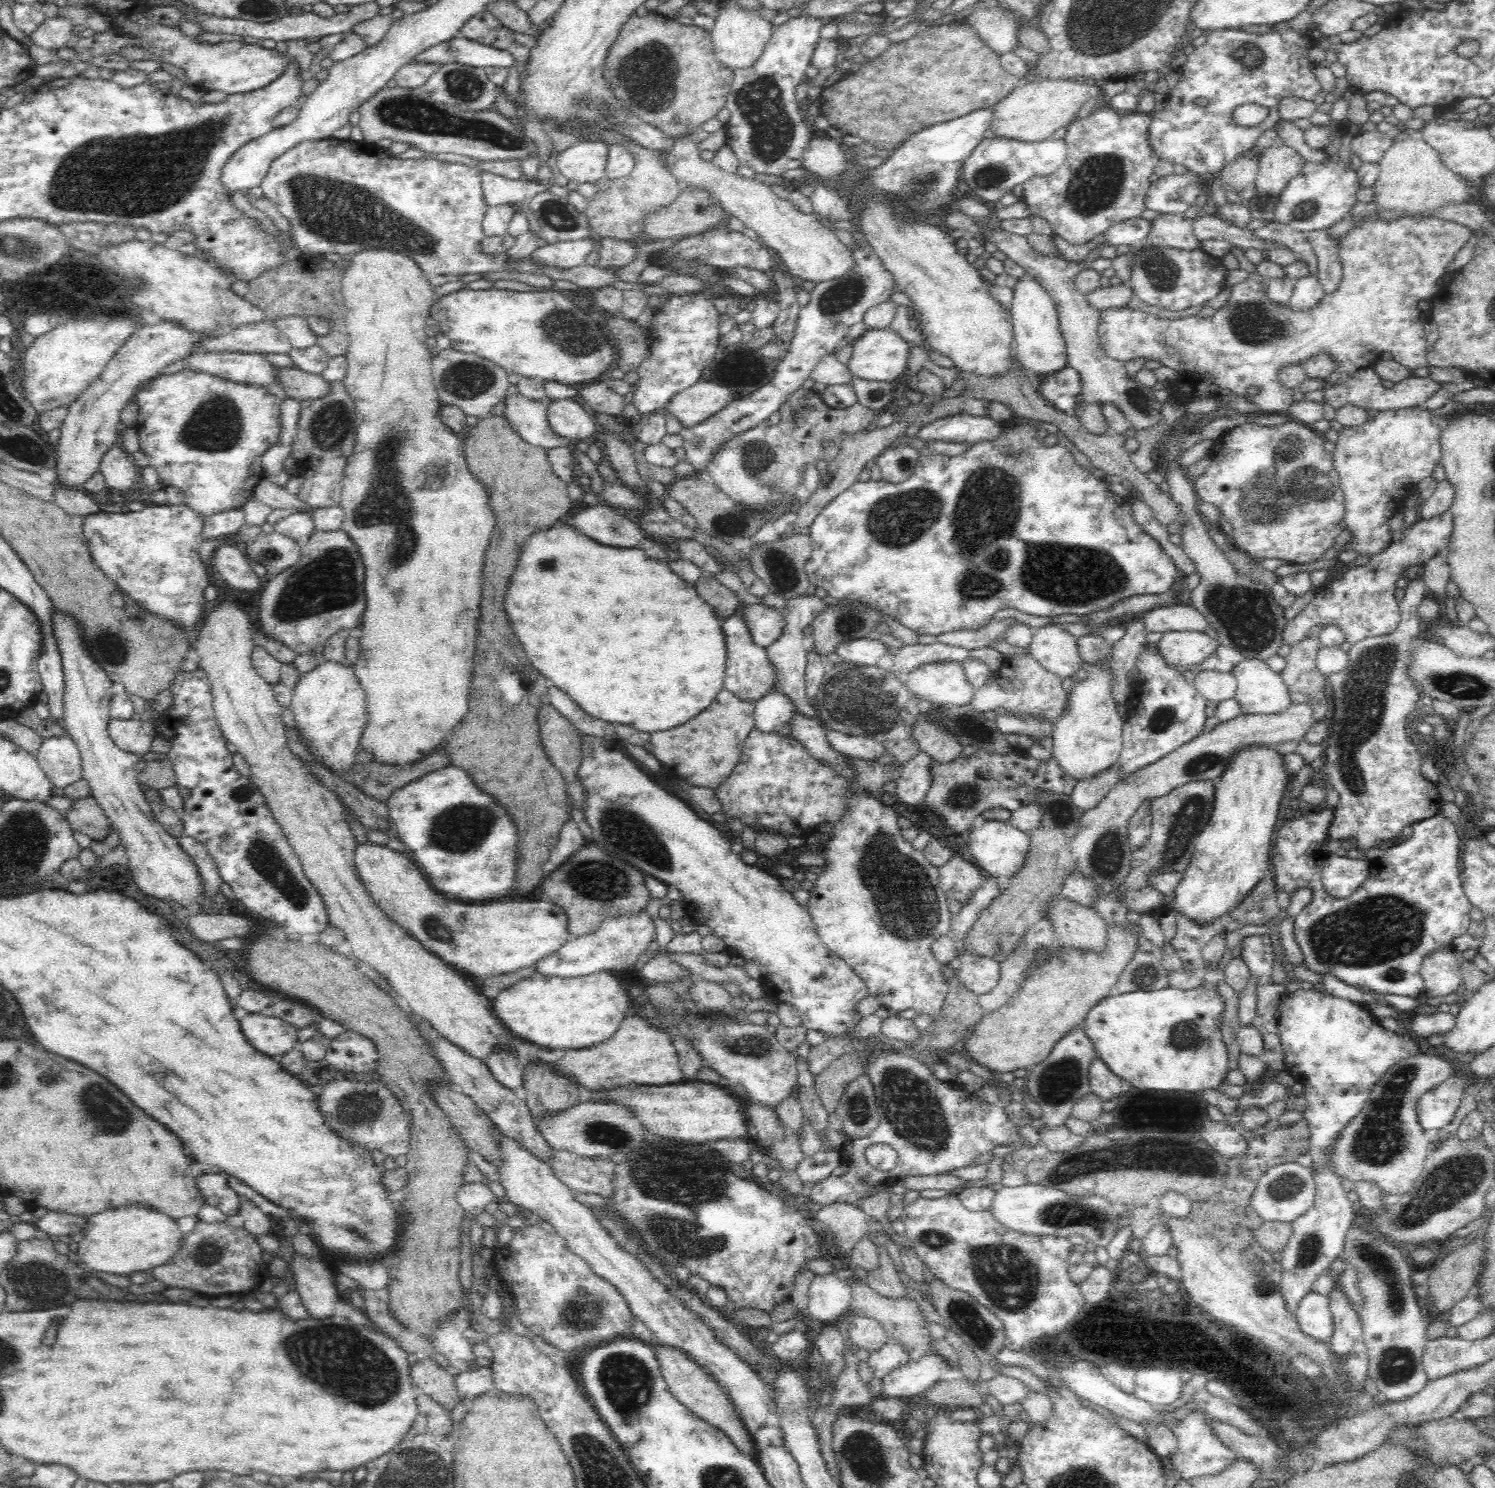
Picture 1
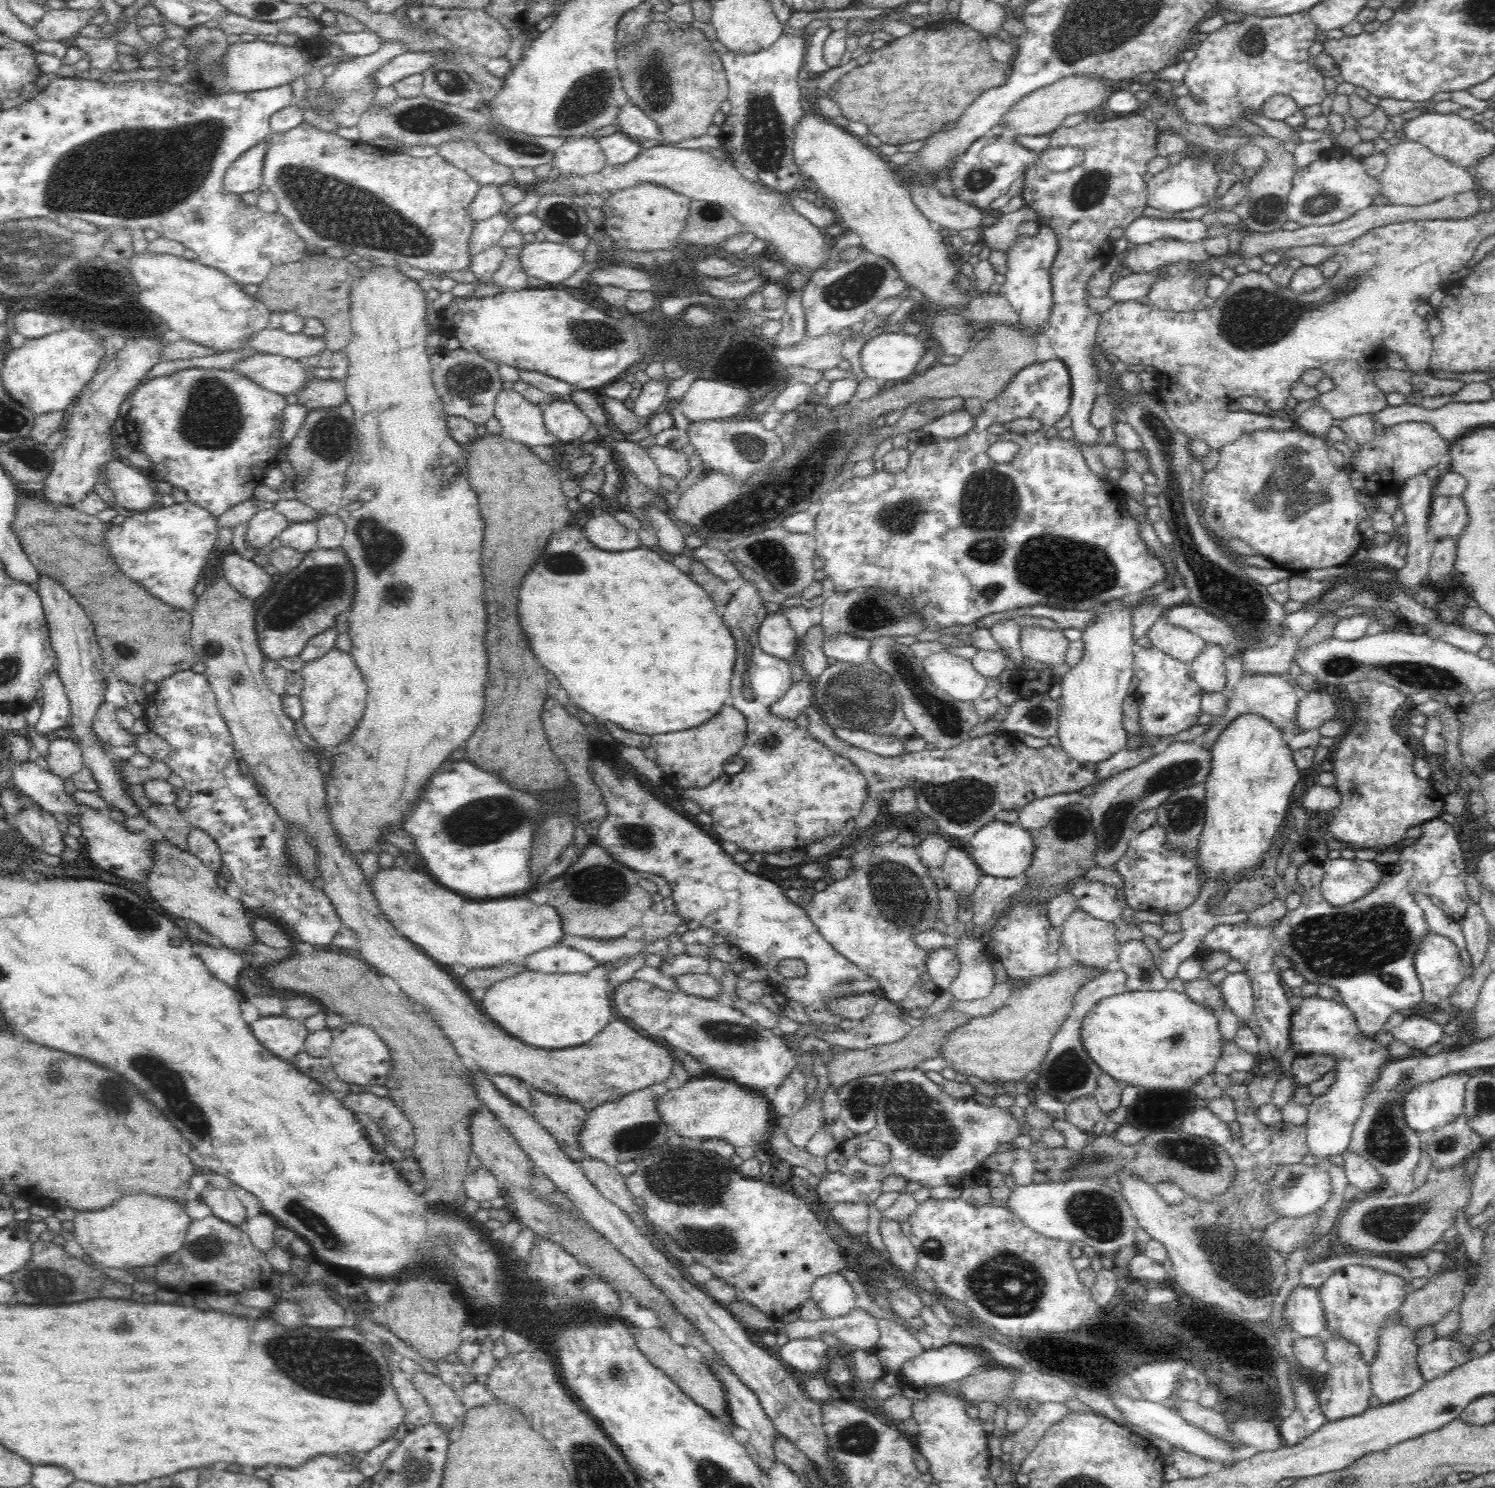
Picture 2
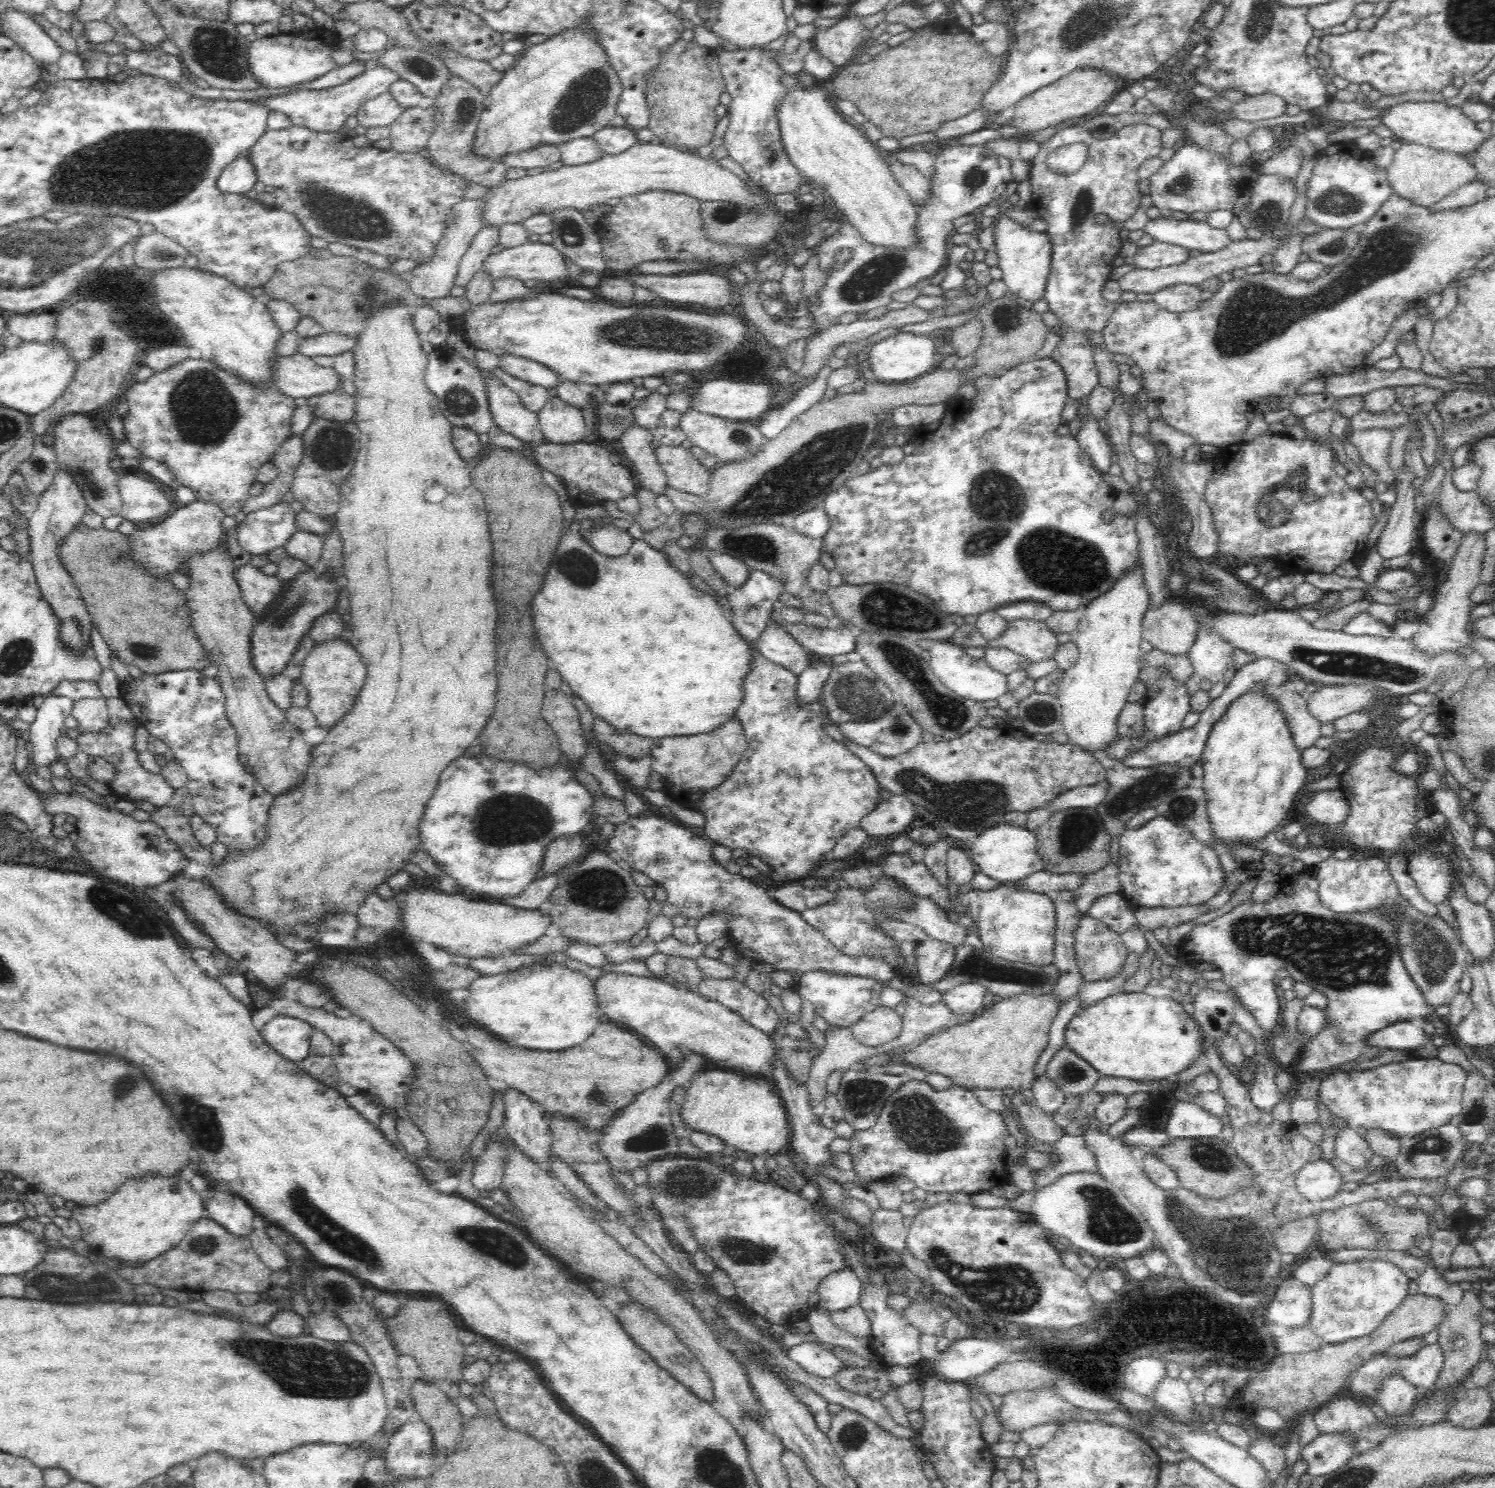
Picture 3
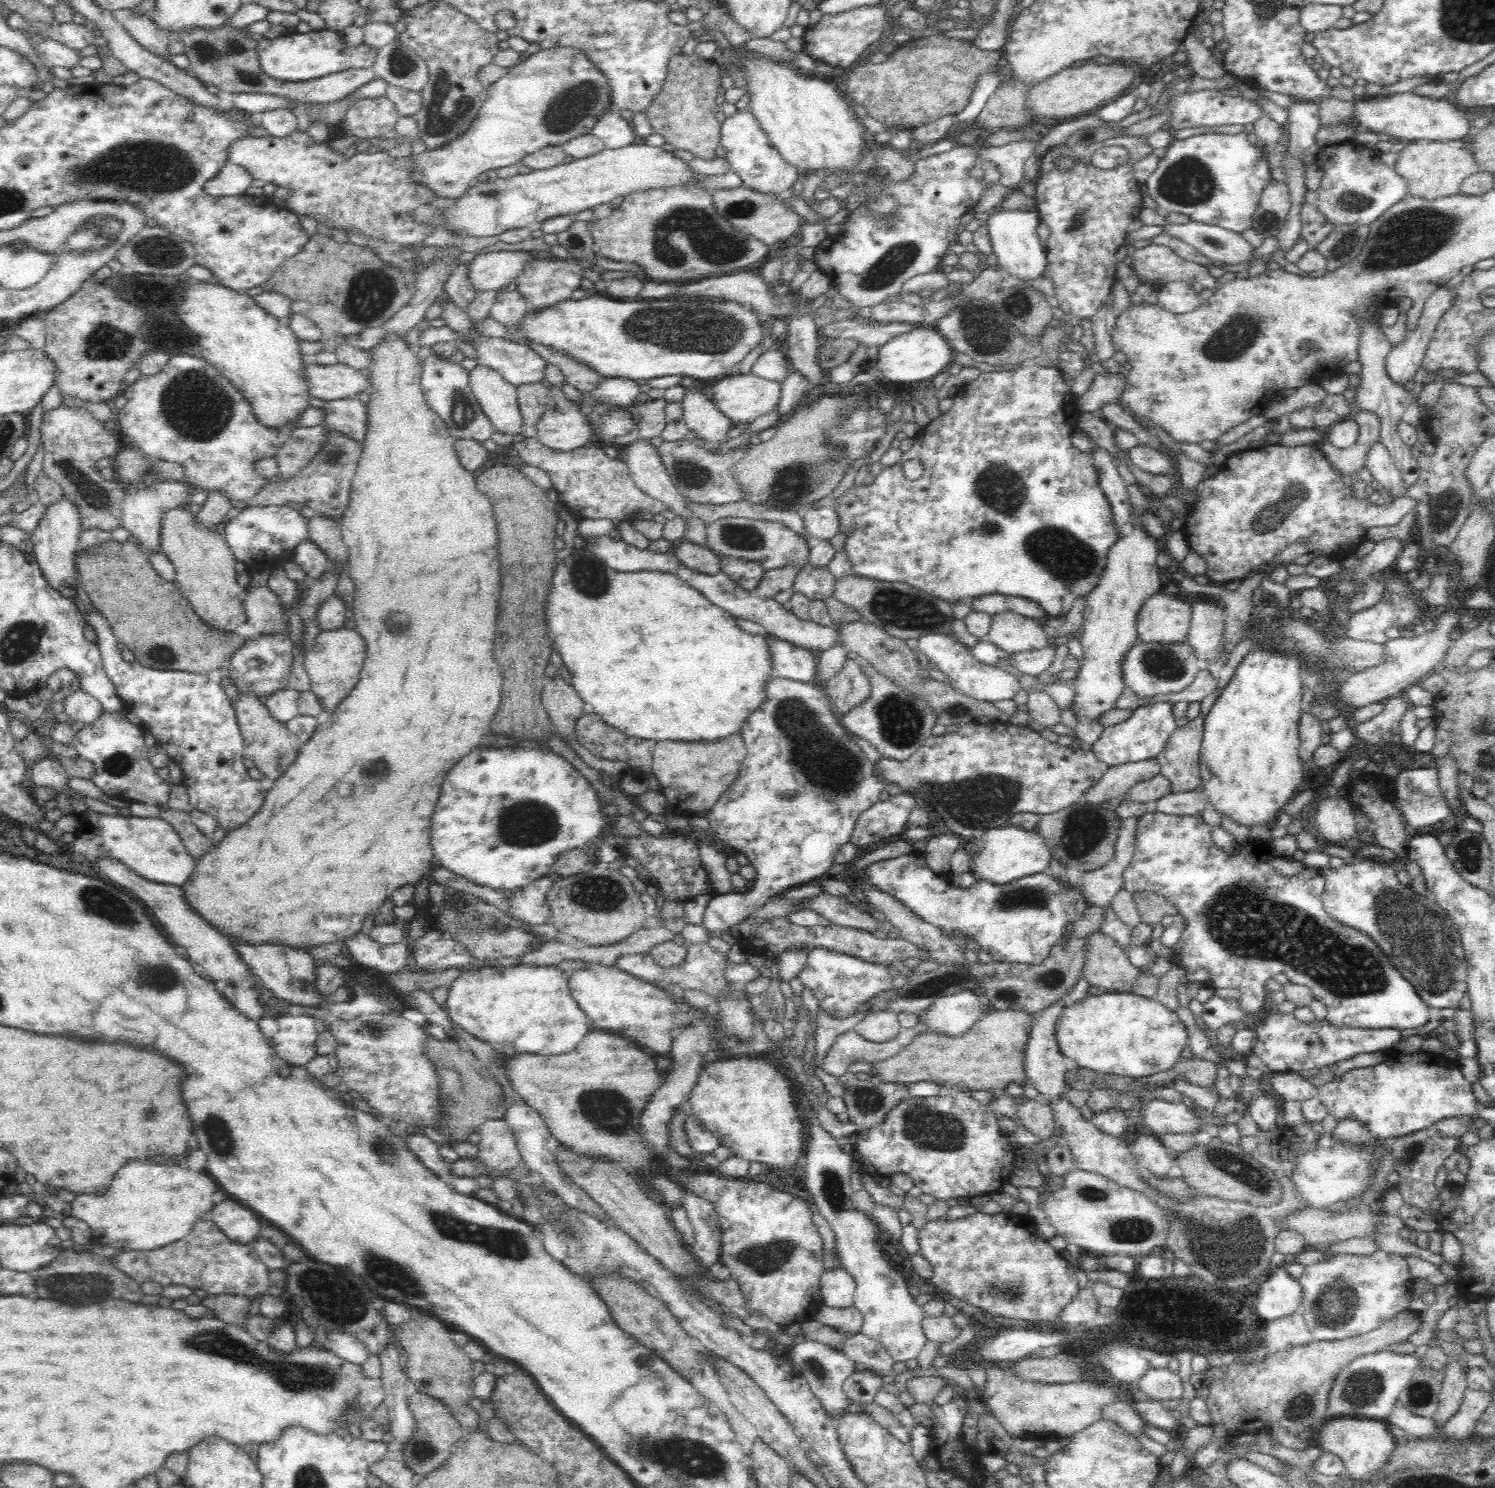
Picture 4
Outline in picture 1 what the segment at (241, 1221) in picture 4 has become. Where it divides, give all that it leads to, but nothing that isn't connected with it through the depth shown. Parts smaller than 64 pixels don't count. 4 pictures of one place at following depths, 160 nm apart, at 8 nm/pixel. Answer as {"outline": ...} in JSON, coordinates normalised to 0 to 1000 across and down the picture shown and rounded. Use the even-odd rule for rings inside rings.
{"outline":[[[142,786],[132,789],[130,791],[130,796],[137,806],[137,809],[147,812],[152,818],[158,820],[161,804],[154,798],[152,792],[151,789]]]}

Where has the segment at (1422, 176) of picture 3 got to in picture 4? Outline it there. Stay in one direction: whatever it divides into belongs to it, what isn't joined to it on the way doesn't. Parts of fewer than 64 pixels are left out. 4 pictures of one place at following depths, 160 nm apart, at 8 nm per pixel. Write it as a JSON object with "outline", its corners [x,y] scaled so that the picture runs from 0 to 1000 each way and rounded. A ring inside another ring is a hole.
{"outline":[[[948,95],[940,95],[940,98],[935,103],[932,114],[940,122],[940,130],[954,135],[975,130],[978,122],[989,115],[981,97]]]}

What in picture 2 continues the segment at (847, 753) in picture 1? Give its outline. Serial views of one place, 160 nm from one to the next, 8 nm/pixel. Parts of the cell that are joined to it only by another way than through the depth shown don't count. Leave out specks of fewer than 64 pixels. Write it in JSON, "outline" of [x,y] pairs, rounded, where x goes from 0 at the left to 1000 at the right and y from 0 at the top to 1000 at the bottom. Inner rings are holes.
{"outline":[[[559,490],[559,495],[569,501],[589,507],[589,509],[601,508],[603,505],[603,498],[594,494],[585,494],[579,491]]]}

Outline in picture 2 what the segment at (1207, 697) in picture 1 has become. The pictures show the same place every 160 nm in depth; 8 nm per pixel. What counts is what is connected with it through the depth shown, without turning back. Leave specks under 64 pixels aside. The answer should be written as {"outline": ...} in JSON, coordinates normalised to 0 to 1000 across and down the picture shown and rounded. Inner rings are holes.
{"outline":[[[807,433],[795,449],[798,450],[798,456],[805,466],[819,466],[821,453],[819,449],[819,437],[816,433]]]}

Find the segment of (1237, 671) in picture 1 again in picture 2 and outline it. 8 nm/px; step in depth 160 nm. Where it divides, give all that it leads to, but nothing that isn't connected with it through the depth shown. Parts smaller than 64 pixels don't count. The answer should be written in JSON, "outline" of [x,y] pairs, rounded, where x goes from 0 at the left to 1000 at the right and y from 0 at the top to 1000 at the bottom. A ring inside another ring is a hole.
{"outline":[[[831,452],[827,460],[827,462],[824,462],[824,466],[822,467],[822,477],[820,480],[811,486],[807,493],[805,493],[800,498],[805,501],[811,501],[813,497],[818,493],[821,487],[833,480],[839,480],[847,485],[849,485],[854,490],[857,491],[861,495],[864,495],[869,492],[867,491],[867,476],[868,476],[870,466],[868,466],[863,460],[862,456],[856,453],[844,453],[843,452]]]}

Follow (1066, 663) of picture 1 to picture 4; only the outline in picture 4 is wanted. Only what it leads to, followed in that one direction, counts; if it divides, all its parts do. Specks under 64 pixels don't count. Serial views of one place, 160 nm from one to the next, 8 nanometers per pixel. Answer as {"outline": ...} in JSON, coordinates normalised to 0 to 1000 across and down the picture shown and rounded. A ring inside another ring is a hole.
{"outline":[[[671,411],[664,415],[660,430],[674,440],[697,437],[701,433],[702,427],[697,419],[678,411]]]}

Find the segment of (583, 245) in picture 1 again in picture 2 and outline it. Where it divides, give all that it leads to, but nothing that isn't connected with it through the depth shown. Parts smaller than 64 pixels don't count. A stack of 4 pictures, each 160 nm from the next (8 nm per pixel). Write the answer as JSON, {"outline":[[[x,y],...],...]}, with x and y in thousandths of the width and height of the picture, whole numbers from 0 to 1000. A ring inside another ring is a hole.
{"outline":[[[359,161],[353,163],[348,173],[351,183],[357,187],[363,187],[365,189],[365,192],[373,192],[377,188],[383,185],[391,176],[390,168],[385,168],[381,164]]]}

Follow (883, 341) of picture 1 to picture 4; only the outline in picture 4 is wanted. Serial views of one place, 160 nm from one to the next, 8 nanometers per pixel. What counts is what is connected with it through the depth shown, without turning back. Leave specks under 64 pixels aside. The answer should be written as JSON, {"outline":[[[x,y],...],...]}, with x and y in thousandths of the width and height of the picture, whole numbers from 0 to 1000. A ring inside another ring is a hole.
{"outline":[[[613,219],[609,223],[595,228],[588,234],[587,247],[594,257],[621,257],[623,253],[631,250],[638,242],[638,236],[626,220]]]}

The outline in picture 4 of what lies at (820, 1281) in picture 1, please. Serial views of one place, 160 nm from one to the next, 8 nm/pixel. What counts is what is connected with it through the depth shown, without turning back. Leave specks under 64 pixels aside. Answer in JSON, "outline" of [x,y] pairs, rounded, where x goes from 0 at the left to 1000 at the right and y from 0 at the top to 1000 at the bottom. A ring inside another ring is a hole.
{"outline":[[[563,851],[555,853],[549,859],[548,870],[551,878],[568,879],[571,876],[573,864],[571,858]]]}

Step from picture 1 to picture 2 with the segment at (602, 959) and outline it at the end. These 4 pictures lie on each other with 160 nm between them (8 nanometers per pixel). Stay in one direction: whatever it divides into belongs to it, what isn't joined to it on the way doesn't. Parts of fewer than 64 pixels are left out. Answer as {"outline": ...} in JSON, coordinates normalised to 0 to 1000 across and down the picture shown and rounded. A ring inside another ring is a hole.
{"outline":[[[375,634],[355,641],[351,649],[352,652],[364,655],[391,655],[399,651],[401,647],[394,641]]]}

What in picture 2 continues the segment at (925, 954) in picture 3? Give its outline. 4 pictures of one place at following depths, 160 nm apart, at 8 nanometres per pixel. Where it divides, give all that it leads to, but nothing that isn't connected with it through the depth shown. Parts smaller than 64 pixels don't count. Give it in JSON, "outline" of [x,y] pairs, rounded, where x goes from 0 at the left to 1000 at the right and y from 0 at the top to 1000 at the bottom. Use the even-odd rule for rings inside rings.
{"outline":[[[634,636],[625,640],[621,640],[619,649],[624,661],[629,665],[635,665],[641,653],[641,644],[638,636]]]}

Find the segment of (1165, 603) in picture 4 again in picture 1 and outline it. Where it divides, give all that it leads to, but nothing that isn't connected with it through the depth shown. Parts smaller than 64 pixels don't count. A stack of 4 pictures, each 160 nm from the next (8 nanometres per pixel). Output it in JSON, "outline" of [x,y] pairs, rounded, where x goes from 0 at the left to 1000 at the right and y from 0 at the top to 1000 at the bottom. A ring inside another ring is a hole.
{"outline":[[[799,423],[779,425],[775,438],[783,448],[801,448],[811,442],[816,434],[815,431]]]}

